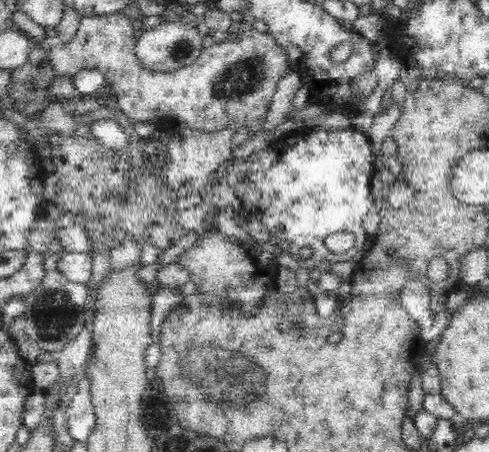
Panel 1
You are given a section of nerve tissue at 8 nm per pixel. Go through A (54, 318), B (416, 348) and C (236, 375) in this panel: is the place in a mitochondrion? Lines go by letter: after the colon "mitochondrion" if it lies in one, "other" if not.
A: mitochondrion
B: other
C: mitochondrion

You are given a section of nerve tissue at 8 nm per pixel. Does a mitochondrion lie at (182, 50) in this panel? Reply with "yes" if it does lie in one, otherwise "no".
yes

